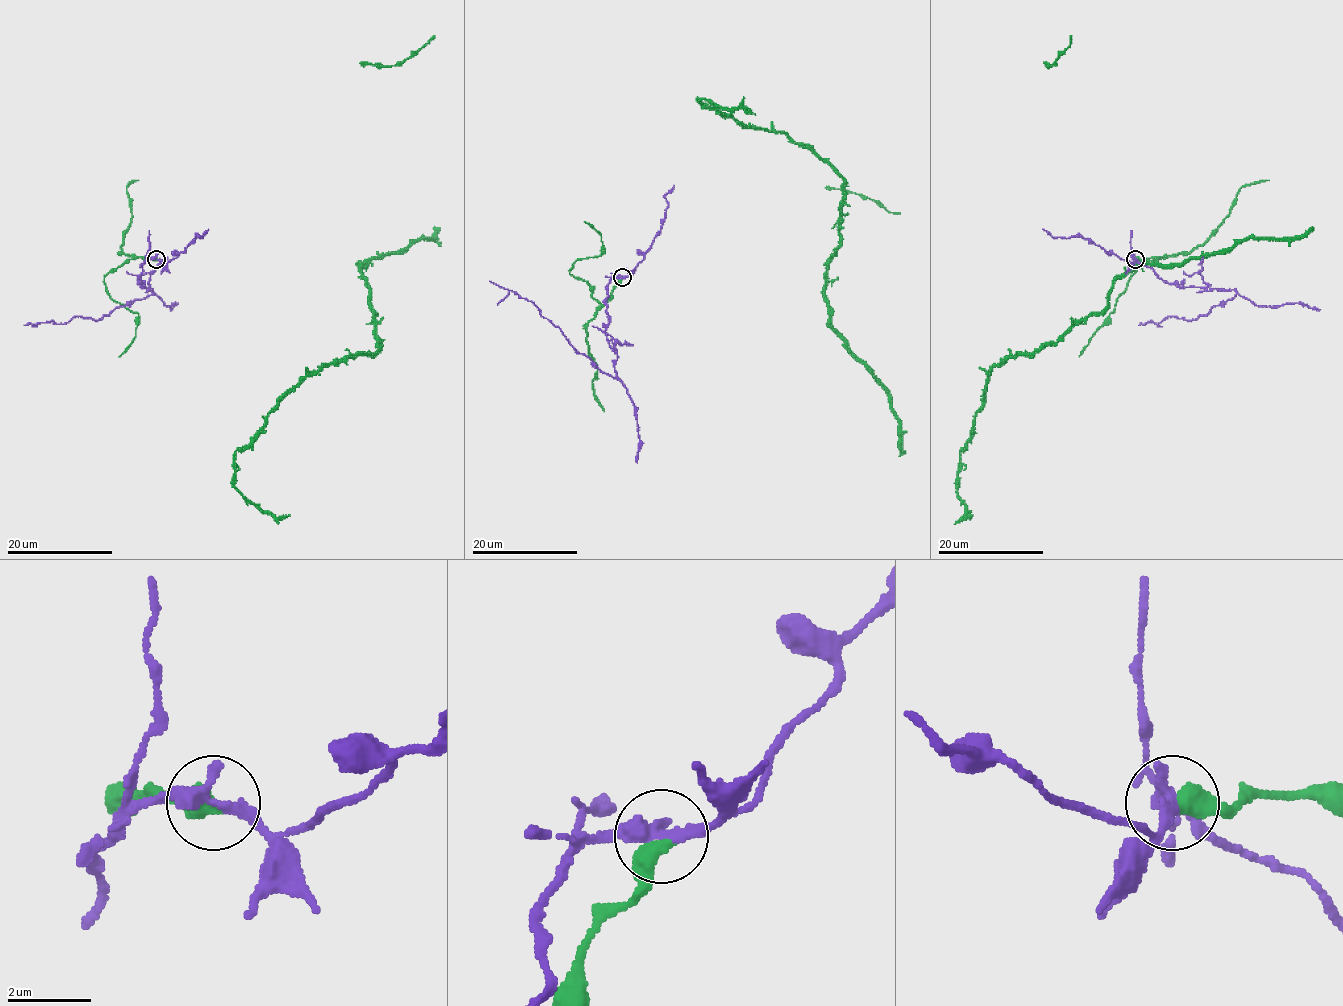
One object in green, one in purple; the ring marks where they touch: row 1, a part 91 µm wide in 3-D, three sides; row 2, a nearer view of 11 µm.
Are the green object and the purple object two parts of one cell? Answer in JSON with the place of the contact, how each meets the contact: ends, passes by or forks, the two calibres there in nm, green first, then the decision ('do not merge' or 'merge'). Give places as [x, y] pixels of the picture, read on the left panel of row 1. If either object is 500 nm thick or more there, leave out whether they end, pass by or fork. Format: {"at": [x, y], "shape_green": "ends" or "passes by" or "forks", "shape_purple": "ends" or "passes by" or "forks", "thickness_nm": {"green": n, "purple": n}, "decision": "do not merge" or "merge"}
{"at": [156, 259], "shape_green": "ends", "shape_purple": "passes by", "thickness_nm": {"green": 480, "purple": 320}, "decision": "do not merge"}

